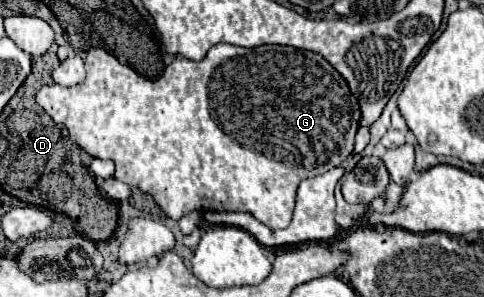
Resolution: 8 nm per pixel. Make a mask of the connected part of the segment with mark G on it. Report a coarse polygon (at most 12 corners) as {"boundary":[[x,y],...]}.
{"boundary":[[104,48],[36,102],[172,218],[292,220],[360,106],[320,54]]}

